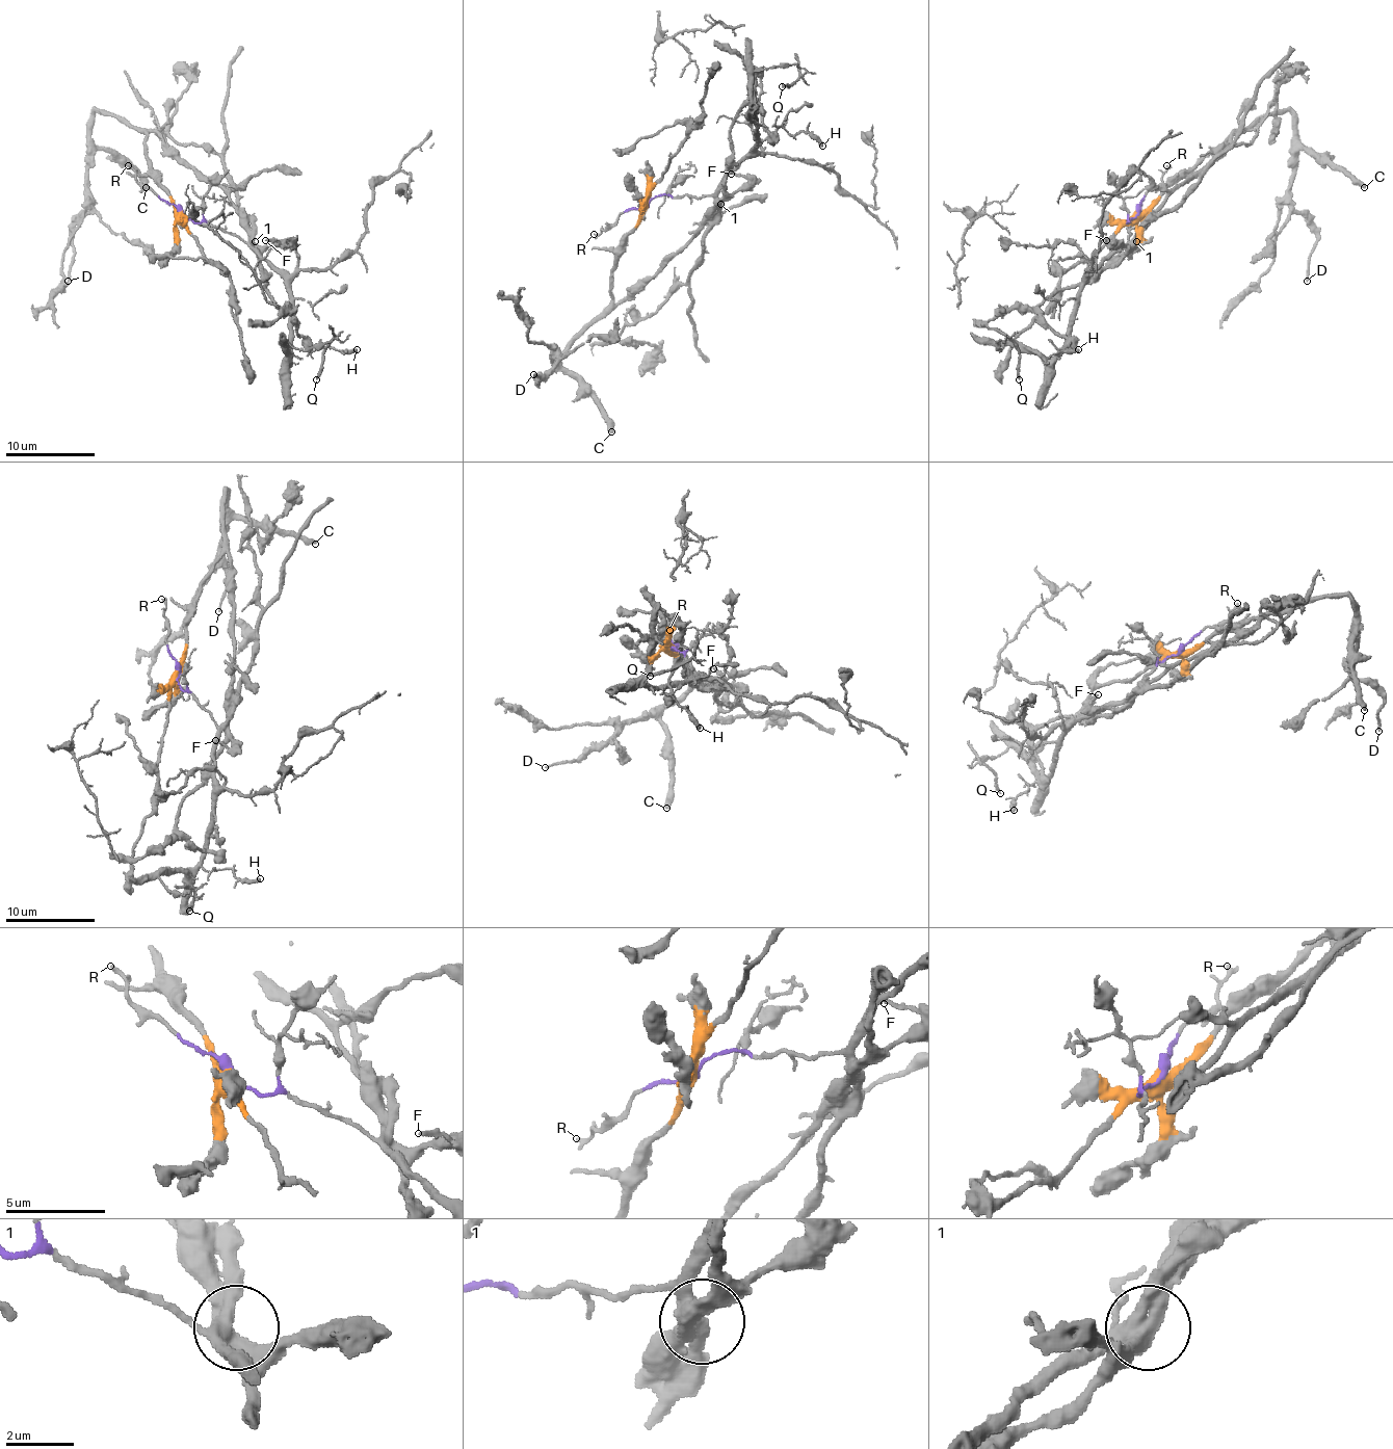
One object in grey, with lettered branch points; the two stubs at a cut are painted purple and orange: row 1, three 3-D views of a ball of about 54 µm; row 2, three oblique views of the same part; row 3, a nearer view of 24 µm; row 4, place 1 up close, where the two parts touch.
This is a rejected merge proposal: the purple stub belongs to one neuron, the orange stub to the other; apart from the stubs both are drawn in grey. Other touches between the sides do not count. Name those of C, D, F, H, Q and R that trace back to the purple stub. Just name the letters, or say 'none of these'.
H, Q, R

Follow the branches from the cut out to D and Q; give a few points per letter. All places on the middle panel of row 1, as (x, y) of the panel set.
D: (647, 204), (622, 242), (611, 305), (555, 358), (537, 385), (540, 377), (533, 373)
Q: (647, 204), (658, 195), (711, 195), (756, 137), (752, 75), (798, 63), (805, 71), (783, 86)

